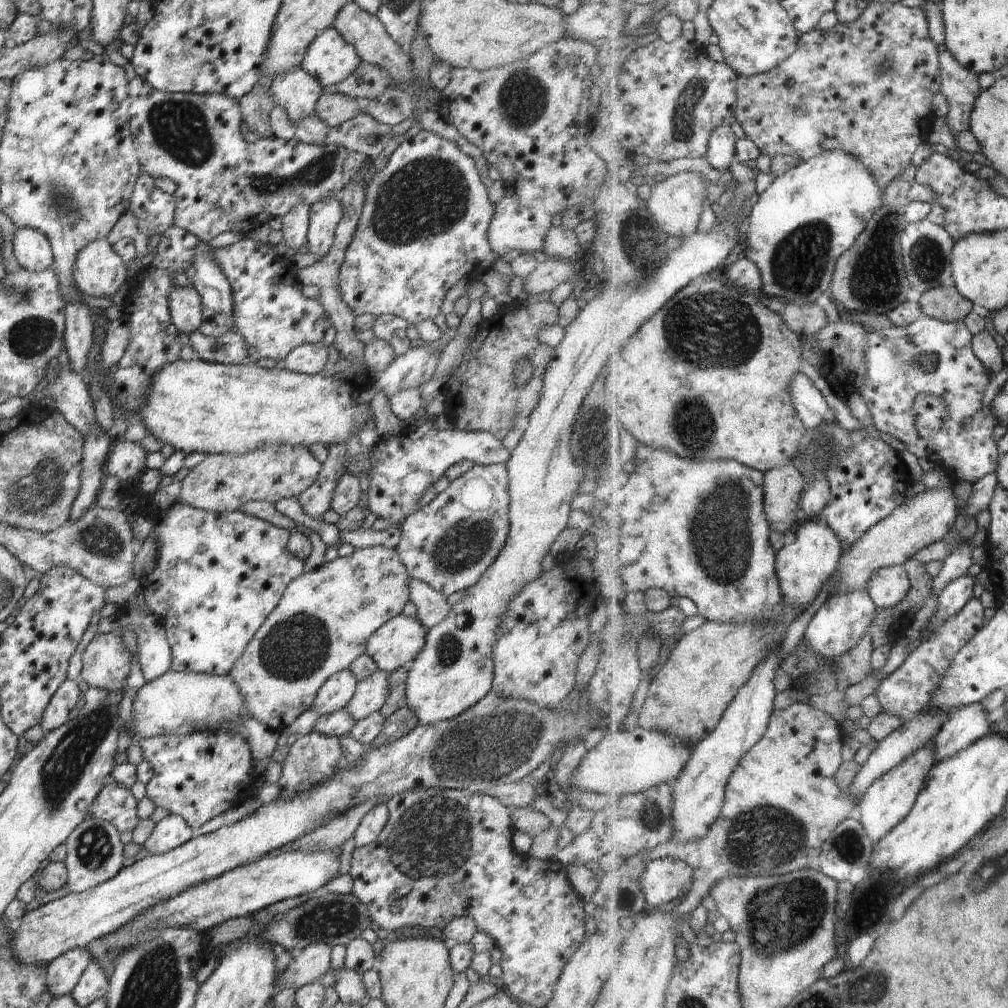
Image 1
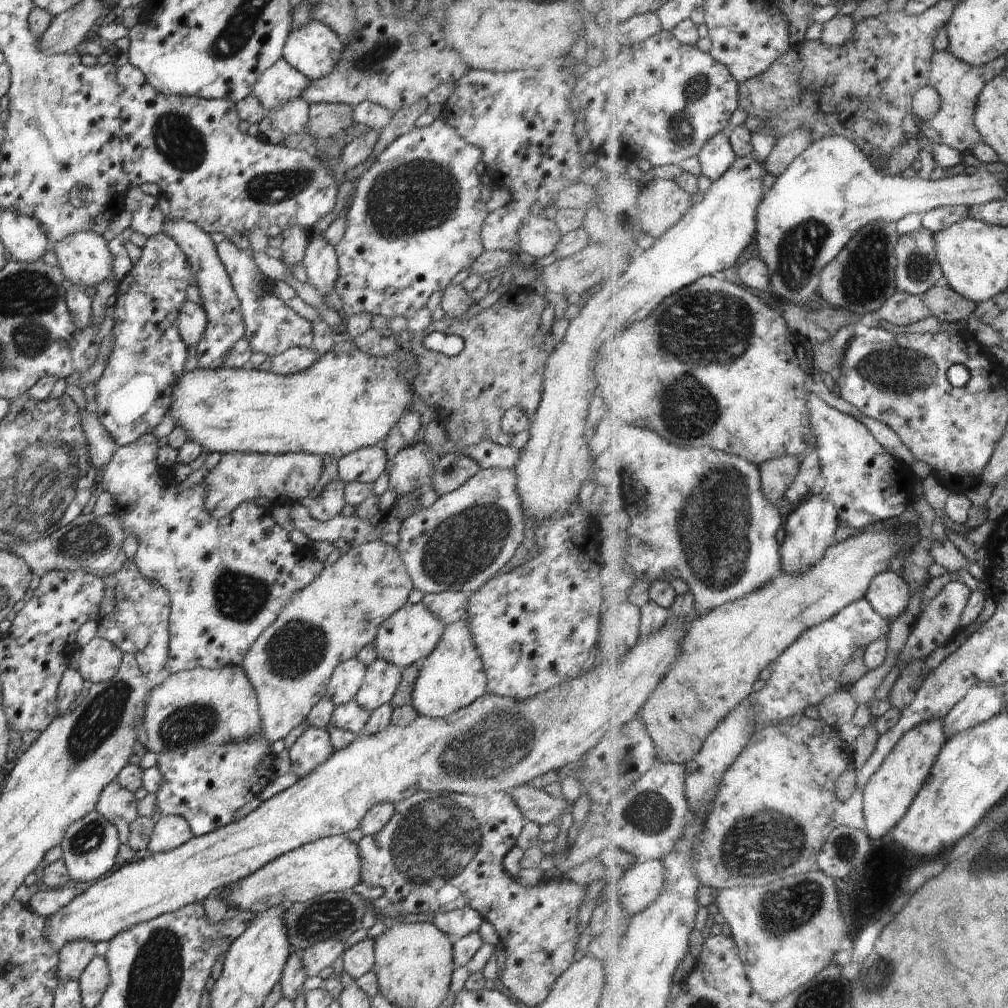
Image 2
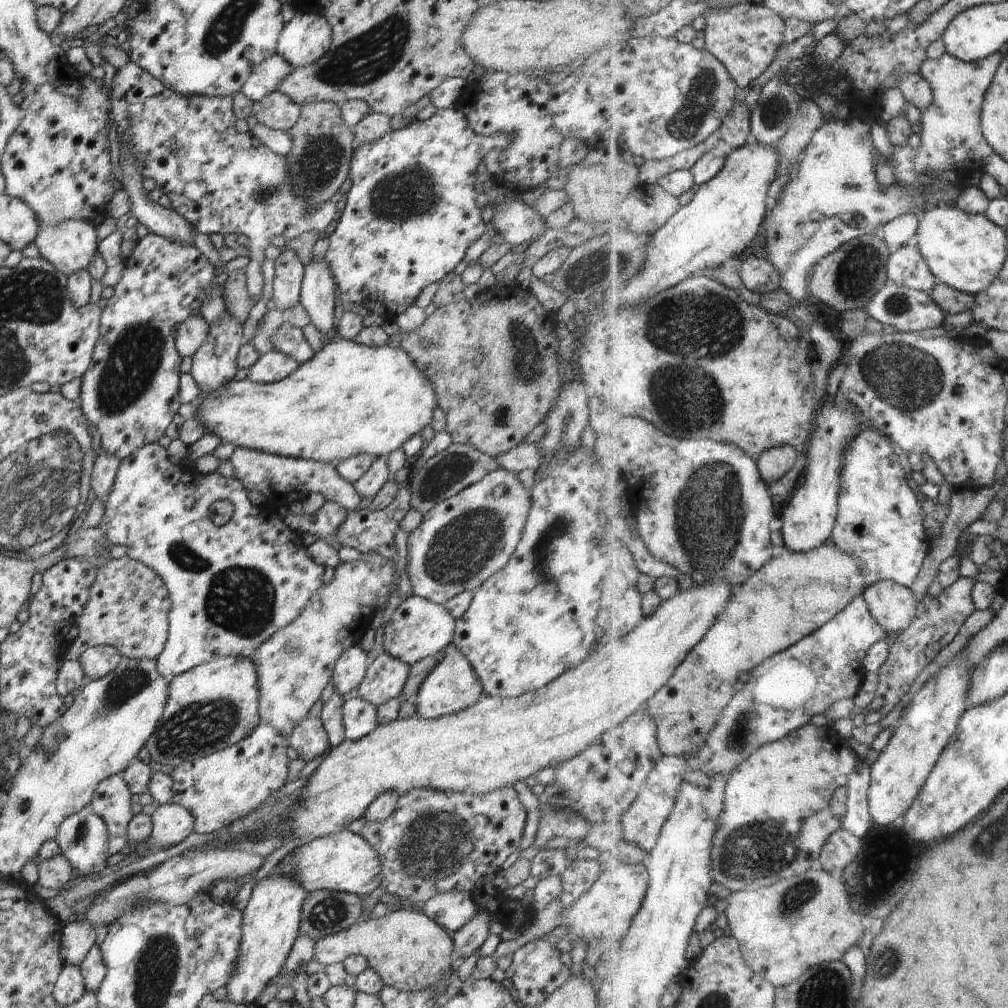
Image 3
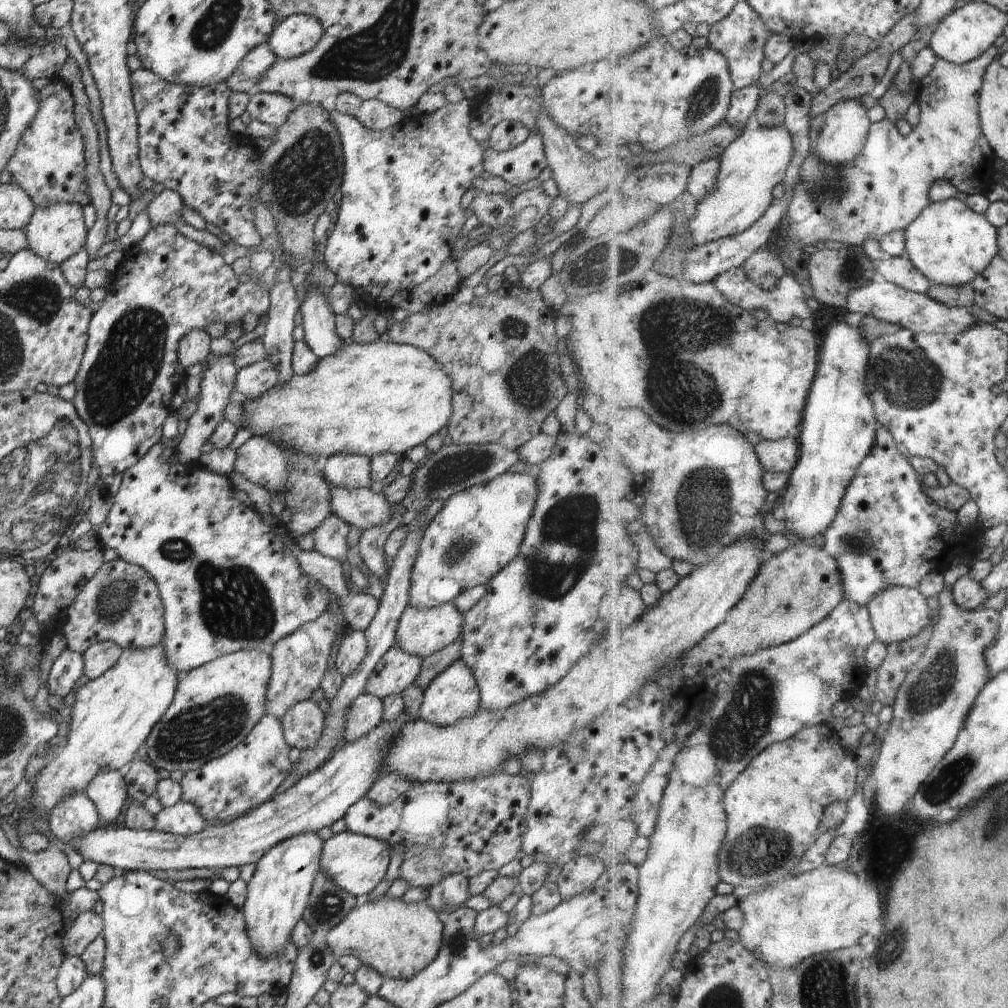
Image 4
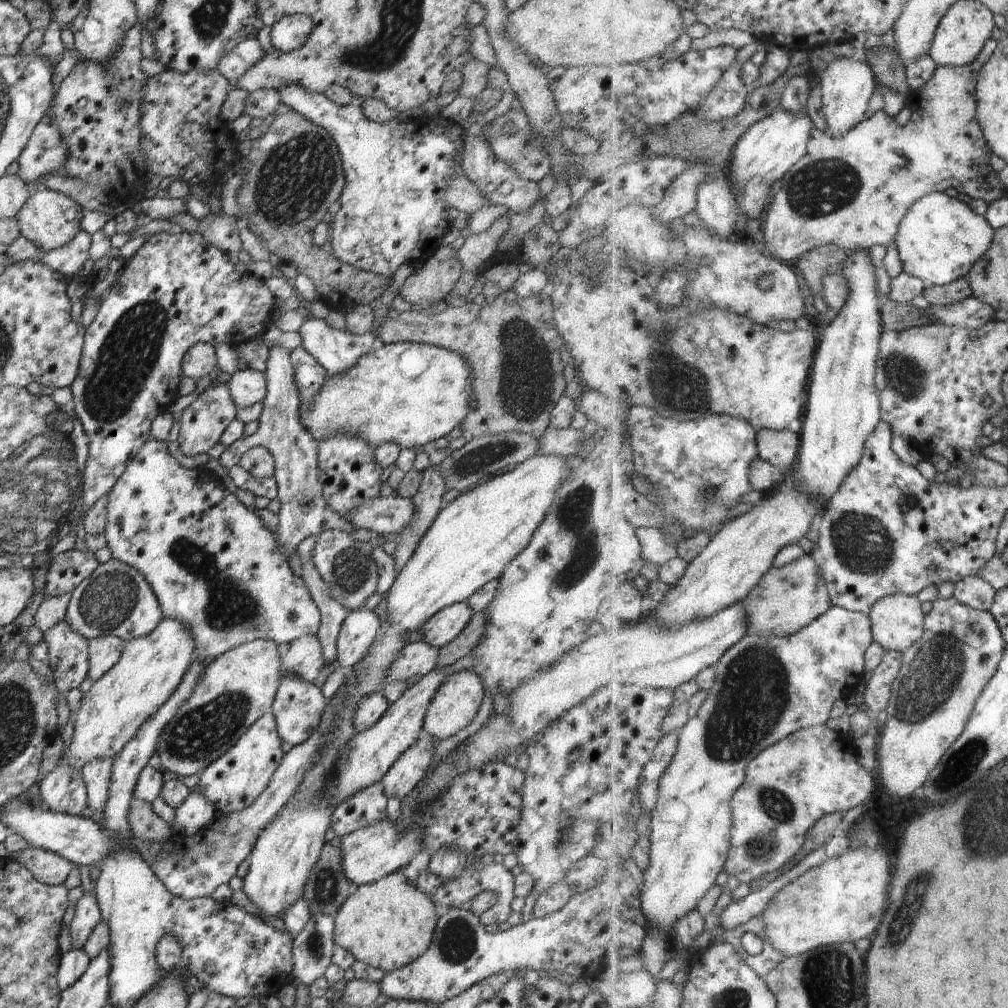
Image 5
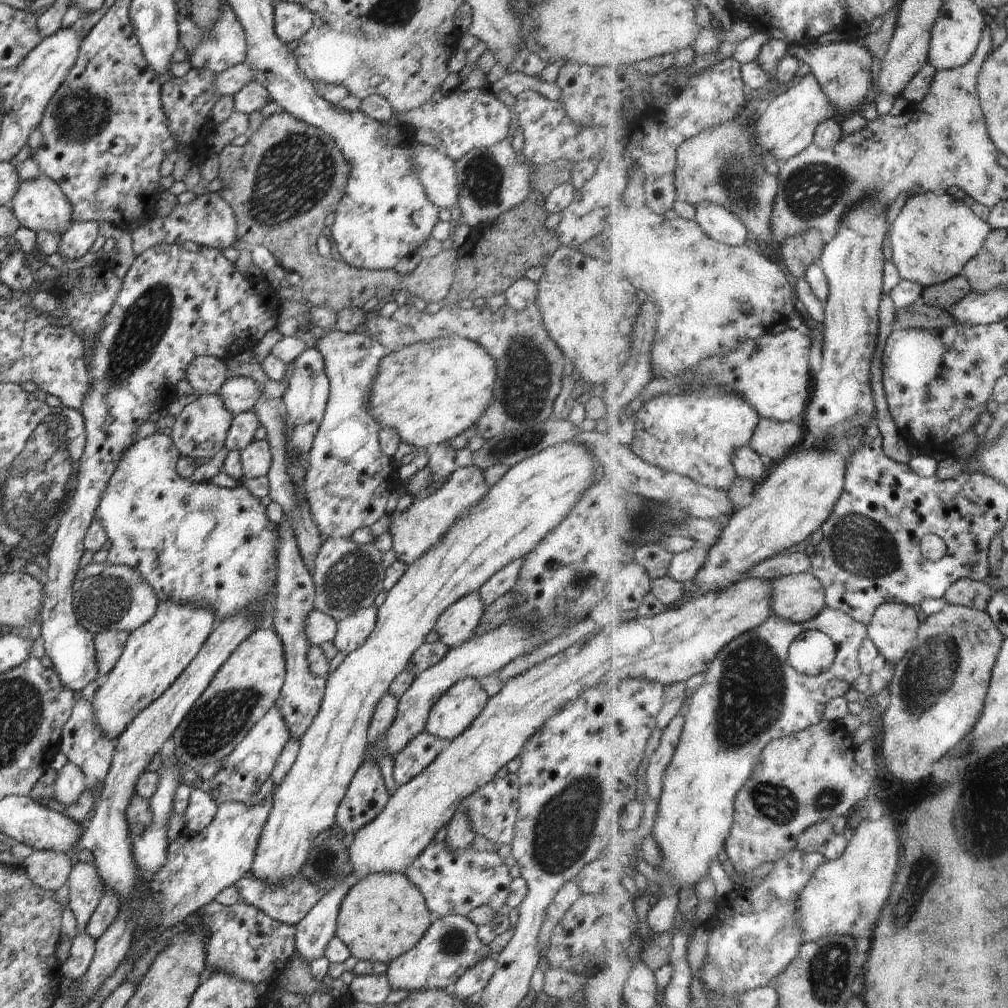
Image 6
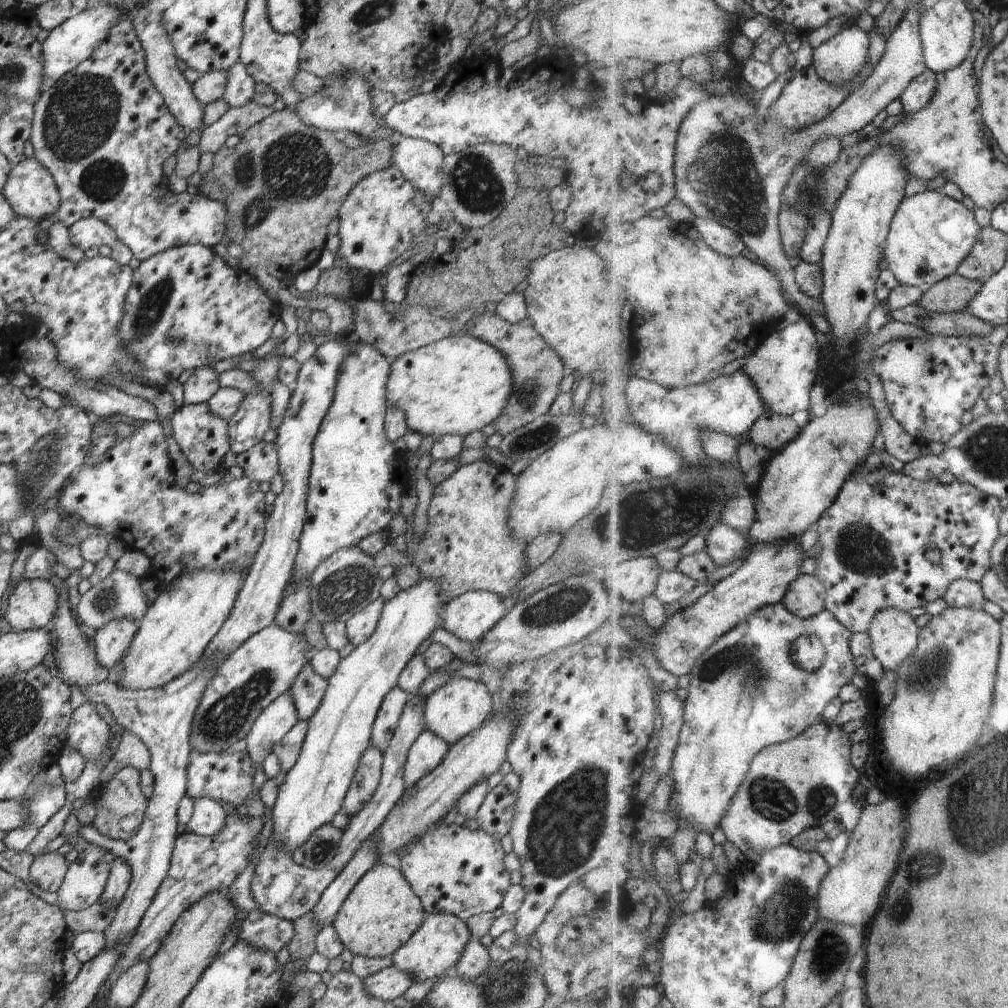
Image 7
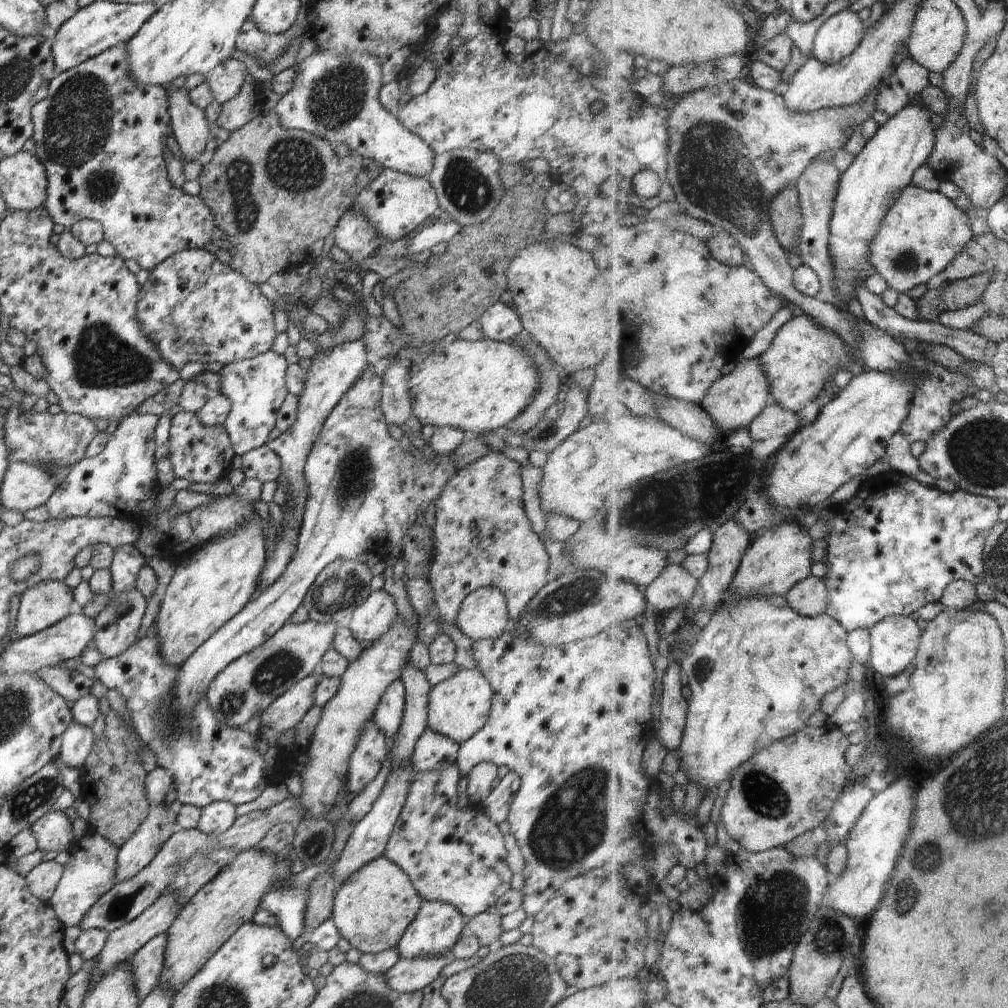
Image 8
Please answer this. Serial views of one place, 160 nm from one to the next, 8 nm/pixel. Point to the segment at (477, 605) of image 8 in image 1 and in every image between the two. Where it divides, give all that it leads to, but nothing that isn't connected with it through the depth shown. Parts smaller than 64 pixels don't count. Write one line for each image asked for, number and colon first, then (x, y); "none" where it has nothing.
1: (398, 641)
2: (409, 636)
3: (418, 628)
4: (420, 632)
5: (444, 627)
6: (458, 623)
7: (469, 617)

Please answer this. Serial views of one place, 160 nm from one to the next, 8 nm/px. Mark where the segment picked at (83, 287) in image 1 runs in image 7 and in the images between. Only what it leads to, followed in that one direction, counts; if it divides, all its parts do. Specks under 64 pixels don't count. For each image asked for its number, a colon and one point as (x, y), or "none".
2: (83, 257)
3: (71, 246)
4: (57, 232)
5: (50, 219)
6: (39, 204)
7: (30, 191)

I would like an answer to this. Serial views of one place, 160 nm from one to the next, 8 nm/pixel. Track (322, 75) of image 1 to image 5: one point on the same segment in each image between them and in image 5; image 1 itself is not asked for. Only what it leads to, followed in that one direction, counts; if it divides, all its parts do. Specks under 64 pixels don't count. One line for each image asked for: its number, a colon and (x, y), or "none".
2: (314, 49)
3: (304, 39)
4: (298, 34)
5: (291, 32)

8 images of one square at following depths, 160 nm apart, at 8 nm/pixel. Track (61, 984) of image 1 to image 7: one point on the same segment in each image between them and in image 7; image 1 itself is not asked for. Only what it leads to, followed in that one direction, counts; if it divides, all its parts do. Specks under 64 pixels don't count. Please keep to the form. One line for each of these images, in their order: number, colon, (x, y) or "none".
2: (74, 957)
3: (77, 938)
4: (87, 926)
5: (87, 916)
6: (86, 887)
7: (86, 878)

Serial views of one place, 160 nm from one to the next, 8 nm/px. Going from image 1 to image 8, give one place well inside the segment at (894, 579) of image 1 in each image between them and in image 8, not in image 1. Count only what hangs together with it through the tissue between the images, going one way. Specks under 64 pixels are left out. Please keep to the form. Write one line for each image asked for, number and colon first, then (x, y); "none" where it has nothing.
2: (890, 594)
3: (895, 606)
4: (899, 613)
5: (899, 620)
6: (895, 629)
7: (896, 635)
8: (897, 641)

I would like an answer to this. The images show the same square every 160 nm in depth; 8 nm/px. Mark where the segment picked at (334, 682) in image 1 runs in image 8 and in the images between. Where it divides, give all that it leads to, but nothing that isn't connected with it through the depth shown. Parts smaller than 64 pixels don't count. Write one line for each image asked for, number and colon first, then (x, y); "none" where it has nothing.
2: (348, 677)
3: (350, 669)
4: (353, 649)
5: (360, 627)
6: (352, 632)
7: (361, 626)
8: (378, 613)

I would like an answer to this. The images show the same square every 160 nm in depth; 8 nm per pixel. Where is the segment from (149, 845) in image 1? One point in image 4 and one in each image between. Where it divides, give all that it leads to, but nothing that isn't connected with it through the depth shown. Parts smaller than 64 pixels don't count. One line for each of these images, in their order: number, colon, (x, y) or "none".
2: (170, 832)
3: (171, 824)
4: (183, 818)

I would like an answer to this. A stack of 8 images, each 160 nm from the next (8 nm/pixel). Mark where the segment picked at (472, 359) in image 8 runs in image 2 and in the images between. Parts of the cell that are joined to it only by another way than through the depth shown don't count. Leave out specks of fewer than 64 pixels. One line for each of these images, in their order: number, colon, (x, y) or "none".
2: (347, 400)
3: (349, 399)
4: (366, 399)
5: (412, 394)
6: (431, 392)
7: (458, 385)

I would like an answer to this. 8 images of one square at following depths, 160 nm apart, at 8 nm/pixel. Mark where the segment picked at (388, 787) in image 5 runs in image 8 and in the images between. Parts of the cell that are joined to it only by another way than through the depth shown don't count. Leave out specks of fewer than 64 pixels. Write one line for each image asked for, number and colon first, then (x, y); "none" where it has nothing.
6: (421, 752)
7: (429, 750)
8: (433, 751)

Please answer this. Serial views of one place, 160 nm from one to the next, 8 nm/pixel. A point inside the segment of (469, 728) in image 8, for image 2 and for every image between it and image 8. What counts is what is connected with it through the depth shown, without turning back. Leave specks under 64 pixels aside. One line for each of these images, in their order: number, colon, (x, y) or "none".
2: (452, 677)
3: (452, 685)
4: (453, 695)
5: (455, 705)
6: (456, 710)
7: (455, 710)

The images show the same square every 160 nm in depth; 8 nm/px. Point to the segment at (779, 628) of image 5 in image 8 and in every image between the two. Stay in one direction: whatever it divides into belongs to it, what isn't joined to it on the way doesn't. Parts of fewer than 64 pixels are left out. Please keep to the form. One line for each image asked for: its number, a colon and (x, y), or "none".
6: (800, 598)
7: (807, 597)
8: (811, 598)

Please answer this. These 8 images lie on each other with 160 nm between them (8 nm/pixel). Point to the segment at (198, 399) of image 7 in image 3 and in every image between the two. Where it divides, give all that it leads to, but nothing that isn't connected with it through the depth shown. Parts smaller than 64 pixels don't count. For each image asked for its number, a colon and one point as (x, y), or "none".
3: (189, 336)
4: (194, 347)
5: (200, 360)
6: (206, 374)

